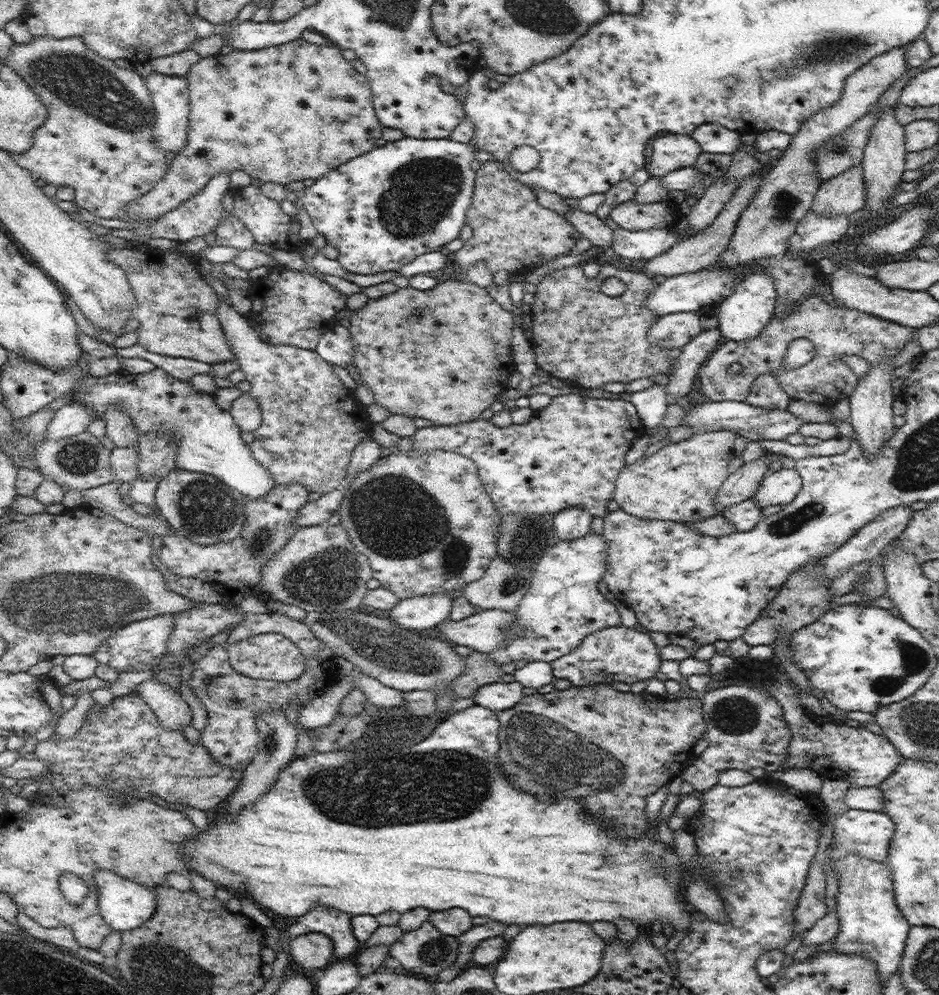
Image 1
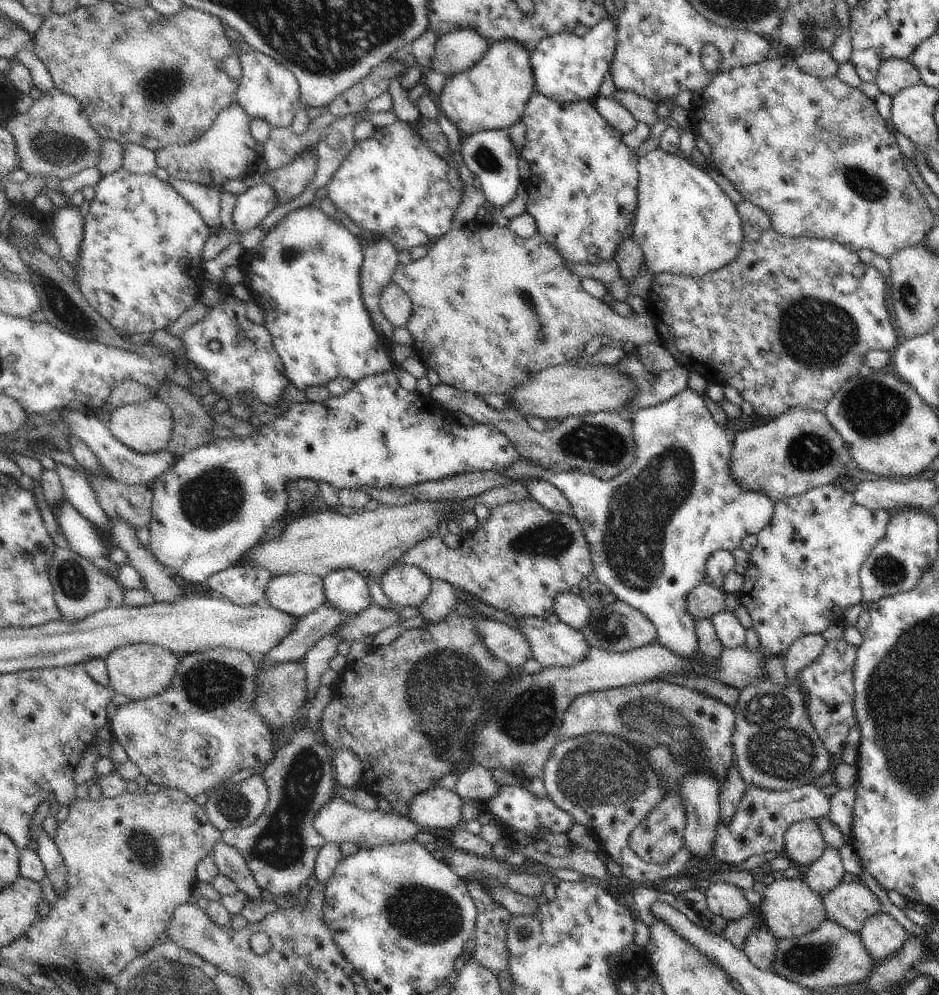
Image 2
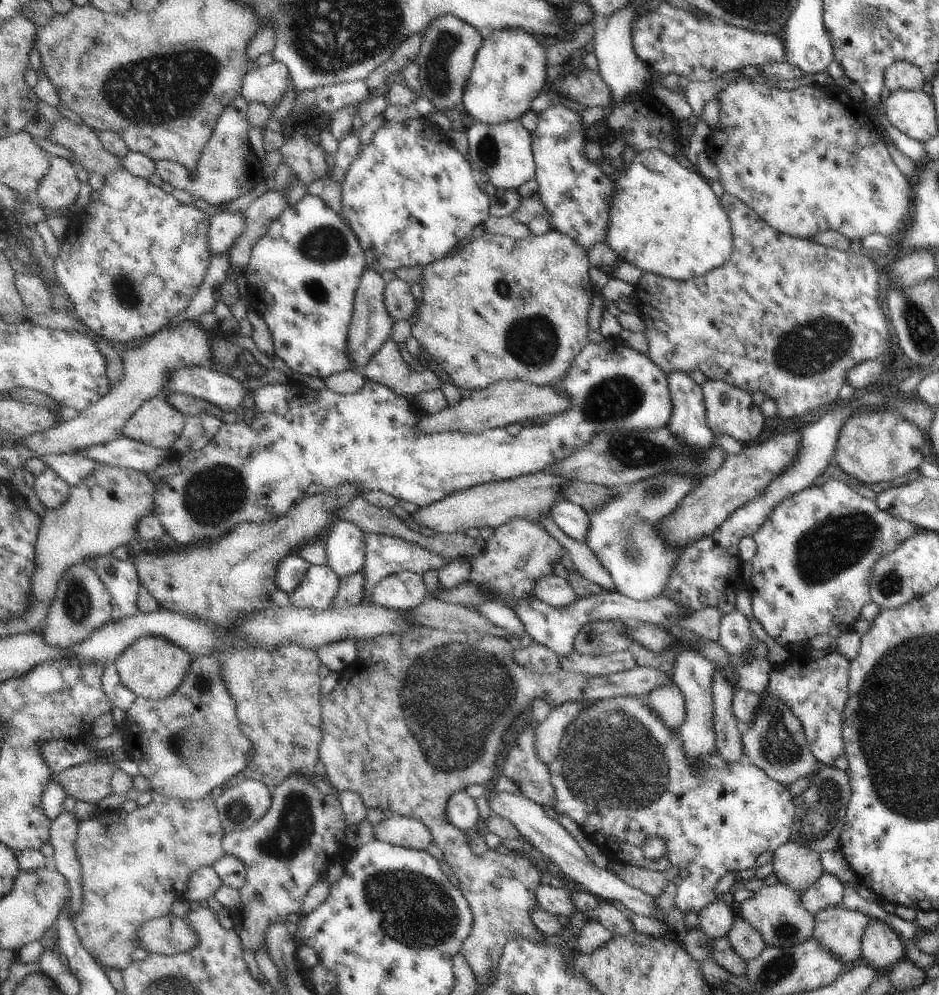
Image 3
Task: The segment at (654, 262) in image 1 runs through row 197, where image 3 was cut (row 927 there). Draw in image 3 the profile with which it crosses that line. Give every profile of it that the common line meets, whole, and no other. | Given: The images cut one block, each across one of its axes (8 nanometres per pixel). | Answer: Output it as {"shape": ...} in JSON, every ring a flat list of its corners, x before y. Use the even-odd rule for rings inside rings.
{"shape":[[737,918,737,924,731,926,727,938,729,938,729,944,733,946,733,952,737,956,741,956,745,962,755,960,767,948,765,942,763,942,763,938,761,938,761,934,755,932,755,928,749,926,741,918]]}

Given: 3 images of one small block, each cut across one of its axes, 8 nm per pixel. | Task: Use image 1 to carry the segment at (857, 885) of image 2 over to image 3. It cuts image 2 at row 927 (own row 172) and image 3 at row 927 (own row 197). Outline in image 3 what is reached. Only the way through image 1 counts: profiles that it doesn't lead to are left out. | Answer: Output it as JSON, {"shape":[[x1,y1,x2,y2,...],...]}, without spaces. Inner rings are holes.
{"shape":[[843,902,821,908,815,914,813,938,821,940,825,948,835,952,845,966,861,962,861,936,873,918,859,910,849,910]]}

